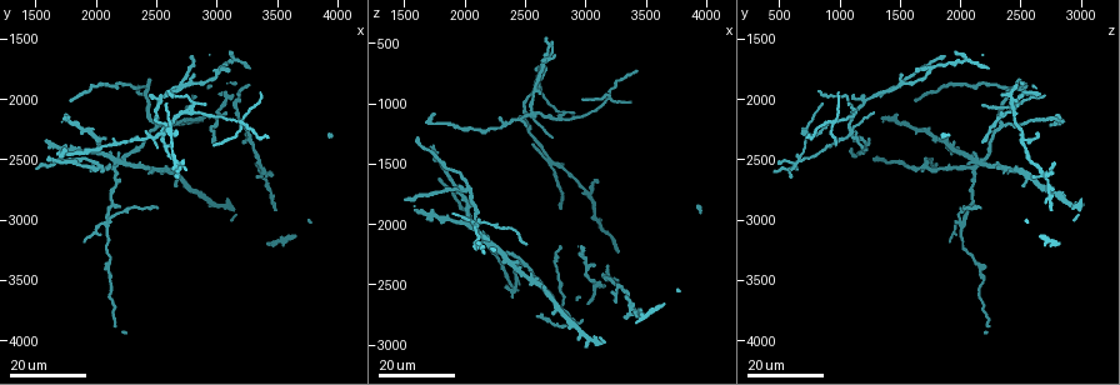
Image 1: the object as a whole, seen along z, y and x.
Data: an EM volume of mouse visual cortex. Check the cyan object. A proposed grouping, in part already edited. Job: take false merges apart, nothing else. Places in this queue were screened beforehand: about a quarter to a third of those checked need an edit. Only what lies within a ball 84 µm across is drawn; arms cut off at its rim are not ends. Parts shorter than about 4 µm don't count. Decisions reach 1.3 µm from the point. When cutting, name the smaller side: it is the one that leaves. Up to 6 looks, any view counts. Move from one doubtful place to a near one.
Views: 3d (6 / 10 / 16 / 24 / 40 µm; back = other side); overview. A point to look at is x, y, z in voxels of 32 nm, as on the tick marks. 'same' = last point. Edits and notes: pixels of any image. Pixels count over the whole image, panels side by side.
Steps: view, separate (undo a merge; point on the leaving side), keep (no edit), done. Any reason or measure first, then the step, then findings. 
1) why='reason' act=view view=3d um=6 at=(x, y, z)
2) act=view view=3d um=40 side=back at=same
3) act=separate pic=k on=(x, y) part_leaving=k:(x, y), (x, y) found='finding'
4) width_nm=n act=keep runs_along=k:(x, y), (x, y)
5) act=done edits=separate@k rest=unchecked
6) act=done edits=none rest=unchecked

why='calibre changes' act=view view=3d um=24 at=(2840, 2040, 1100)

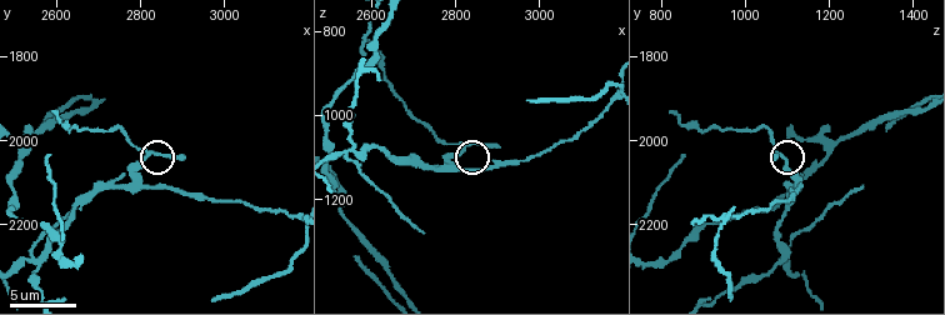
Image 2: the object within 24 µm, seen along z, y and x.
act=view view=3d um=10 at=(2820, 2035, 1095)

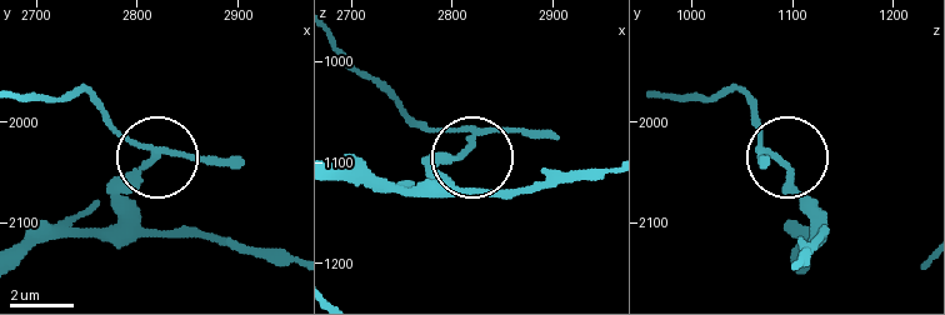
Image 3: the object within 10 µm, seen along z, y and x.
act=separate pic=3 on=(123, 136) found='a second neuron is stuck on'

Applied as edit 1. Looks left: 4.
why='looks like a crossing' act=view view=3d um=6 at=(2565, 2285, 1075)

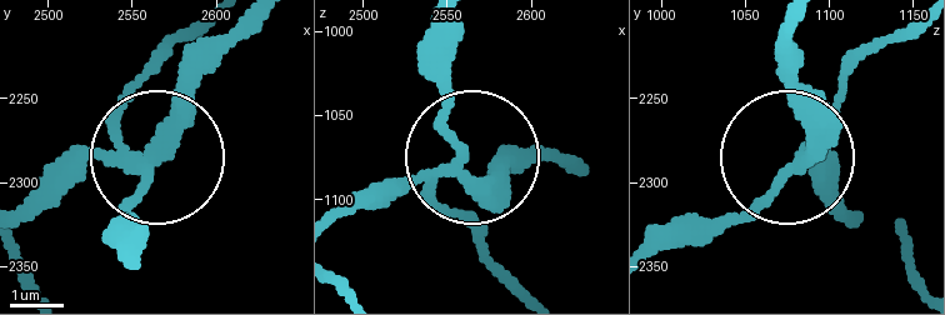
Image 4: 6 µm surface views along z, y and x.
arms=4 act=separate pic=4 on=(446, 111) part_leaving=4:(444, 163), (444, 28) found='two neurons meet here'

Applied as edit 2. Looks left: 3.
act=view view=overview

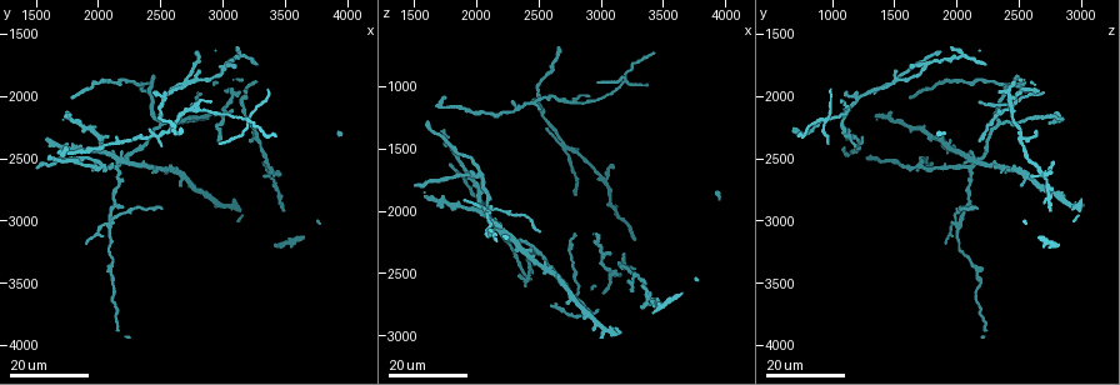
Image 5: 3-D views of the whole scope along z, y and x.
why='four arms meet' act=view view=3d um=24 at=(3200, 2200, 940)

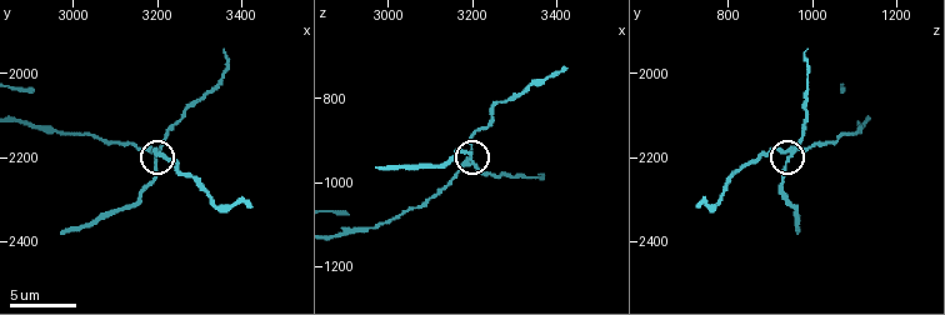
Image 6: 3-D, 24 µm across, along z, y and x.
act=view view=3d um=6 at=(3190, 2190, 945)

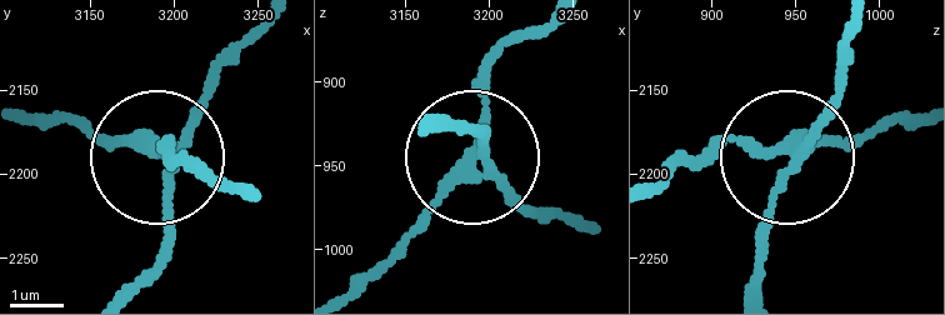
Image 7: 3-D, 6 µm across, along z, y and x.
side_arm_um=11 arms=4 act=separate pic=7 on=(204, 83) found='a second neuron is stuck on'

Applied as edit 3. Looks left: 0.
act=done edits=separate@3,separate@4,separate@7 rest=unchecked

